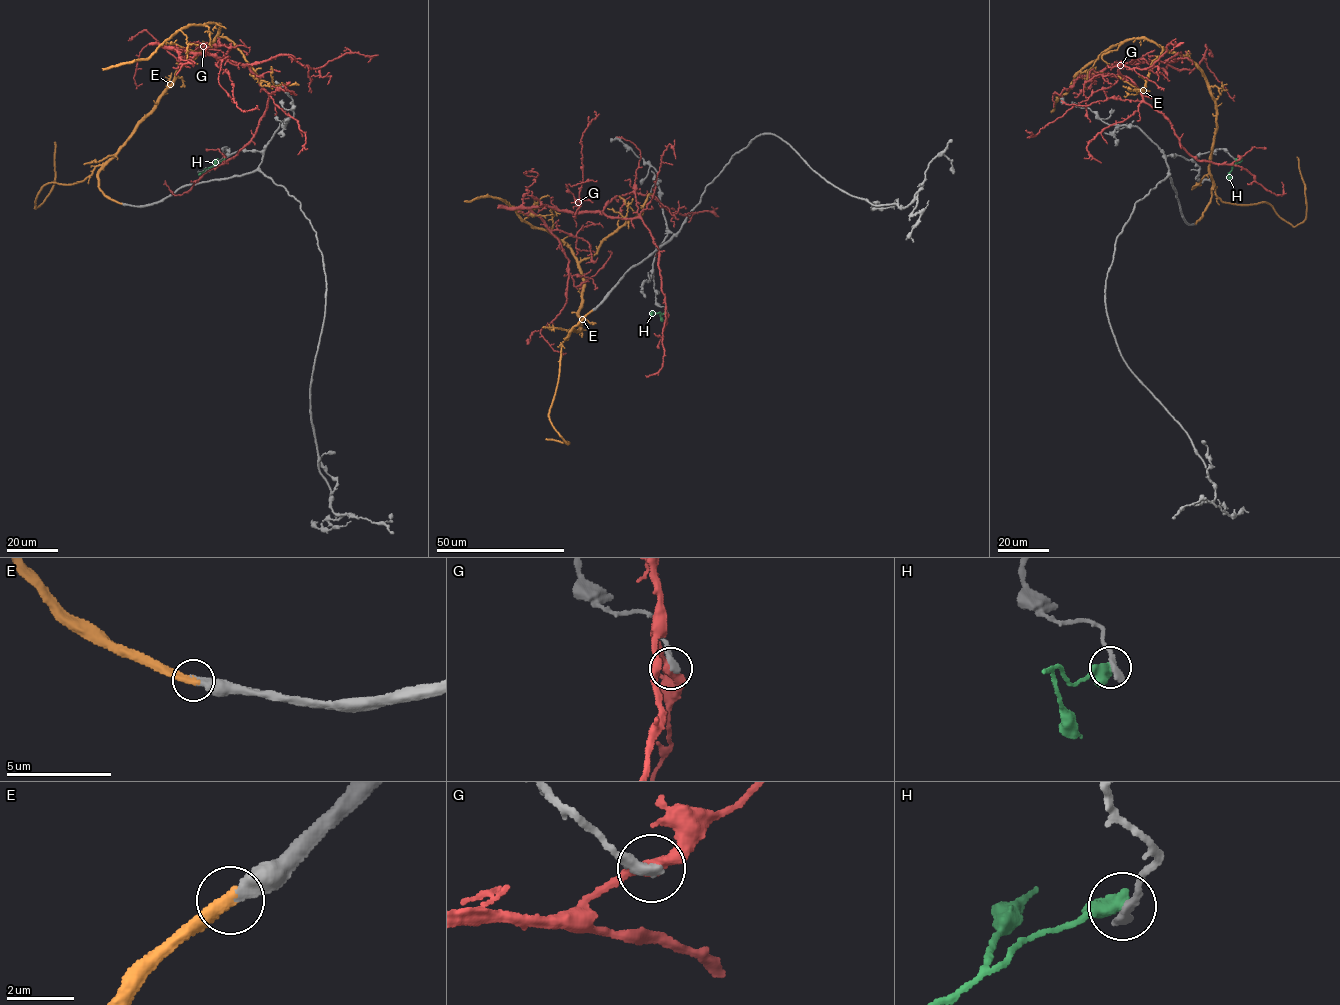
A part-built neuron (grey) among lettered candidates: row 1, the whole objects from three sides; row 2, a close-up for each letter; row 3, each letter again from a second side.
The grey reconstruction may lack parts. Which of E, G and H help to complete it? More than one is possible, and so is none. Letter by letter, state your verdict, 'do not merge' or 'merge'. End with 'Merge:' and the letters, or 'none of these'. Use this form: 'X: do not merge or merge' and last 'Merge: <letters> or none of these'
E: merge
G: do not merge
H: do not merge
Merge: E

